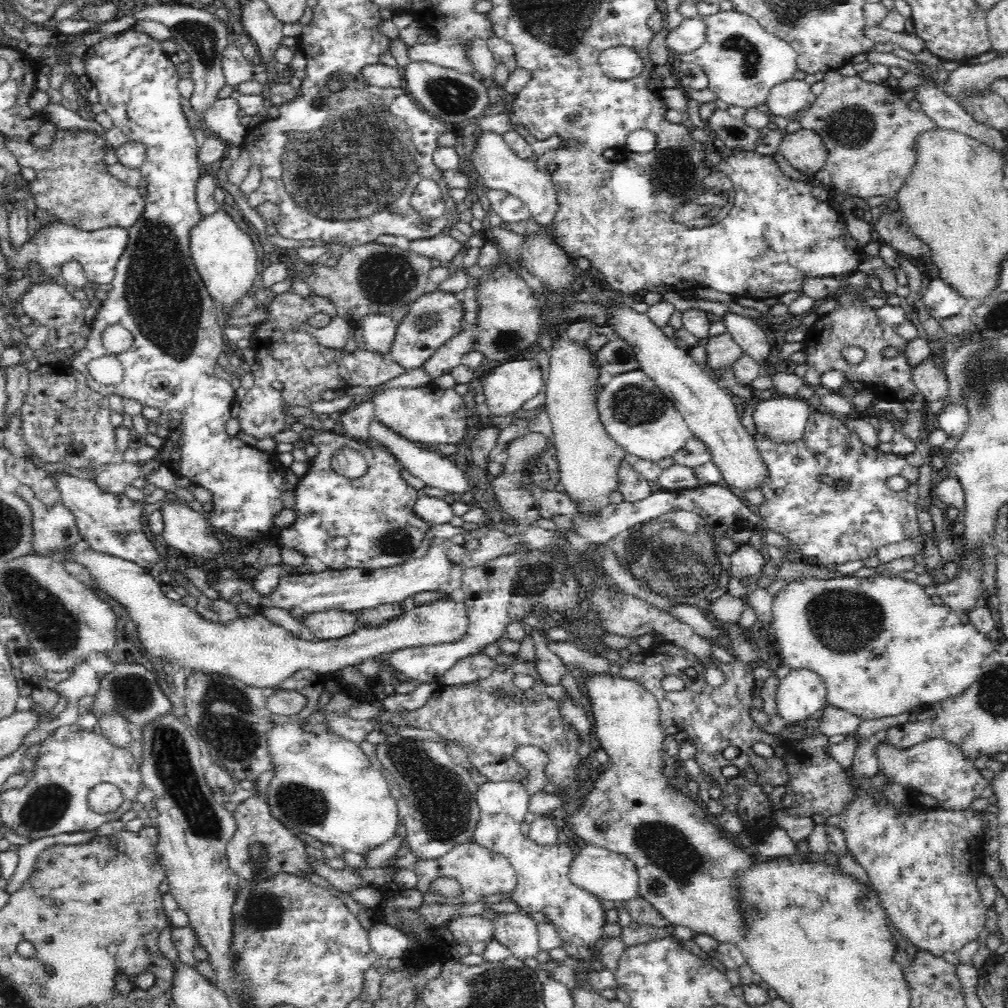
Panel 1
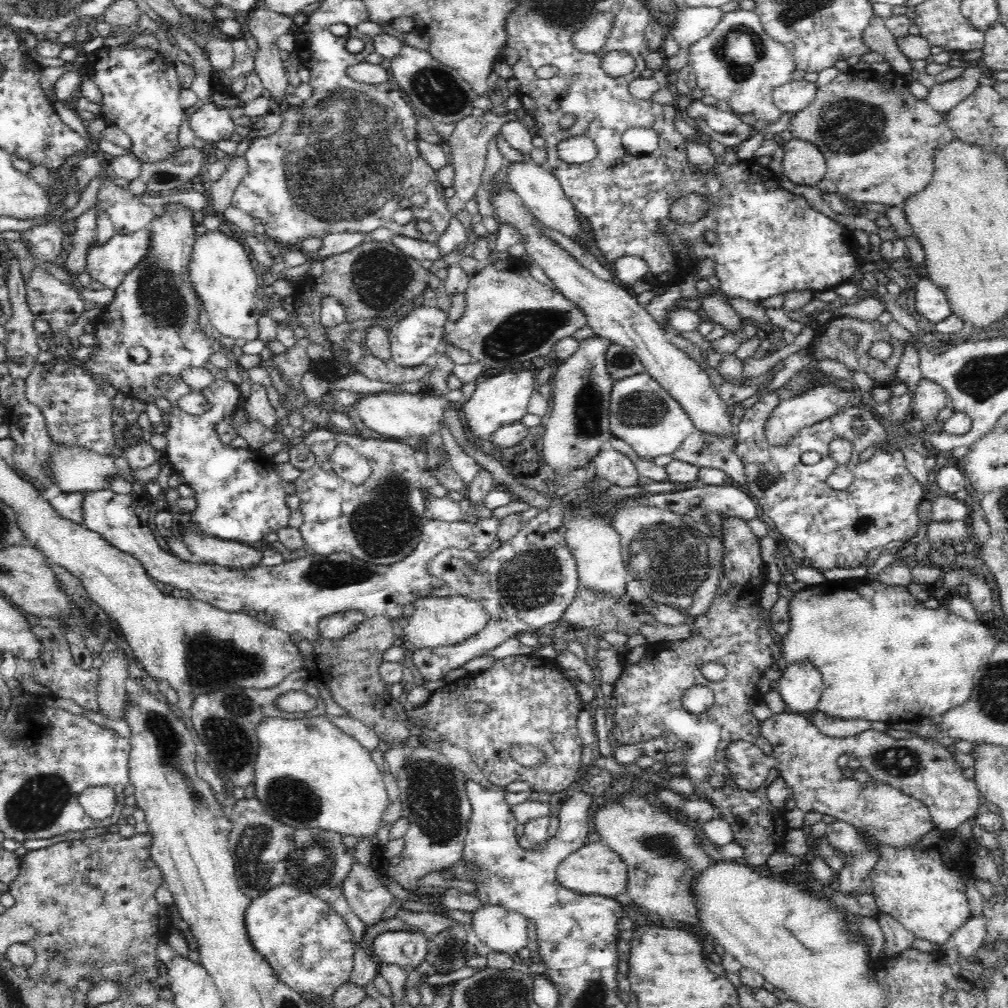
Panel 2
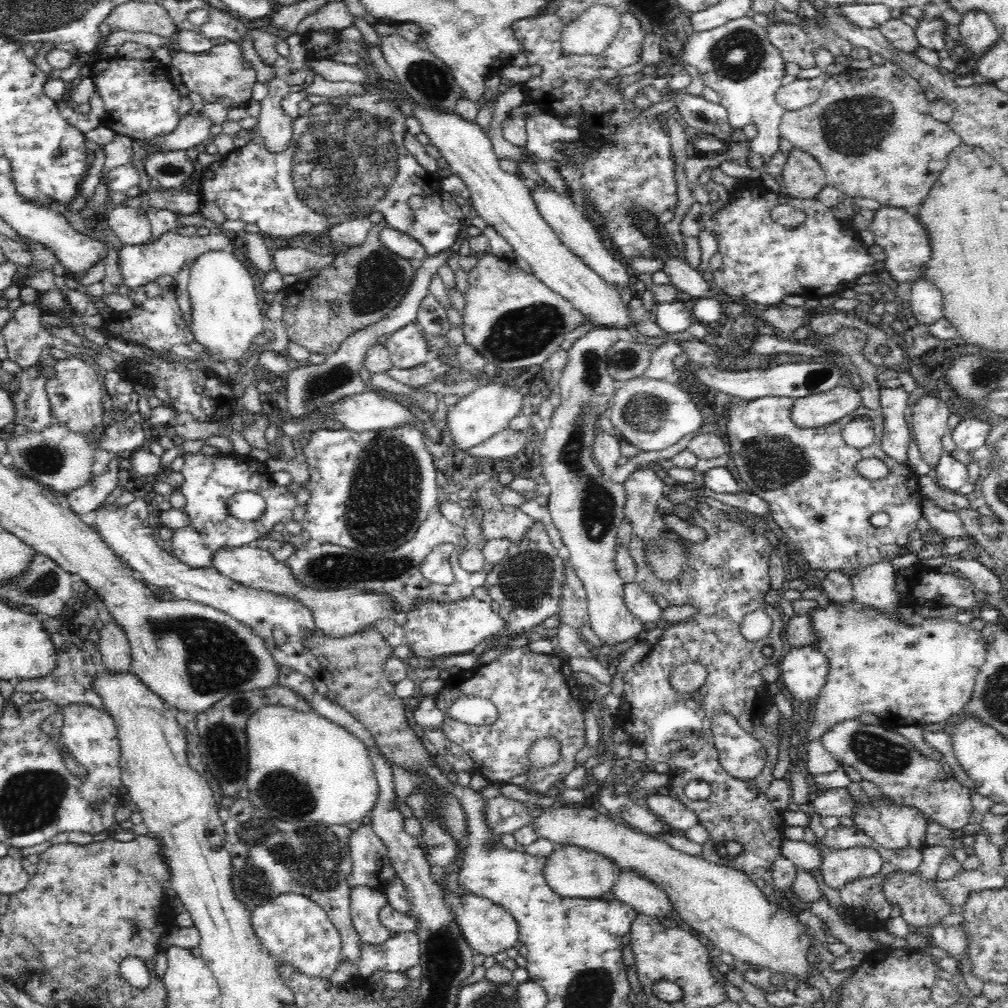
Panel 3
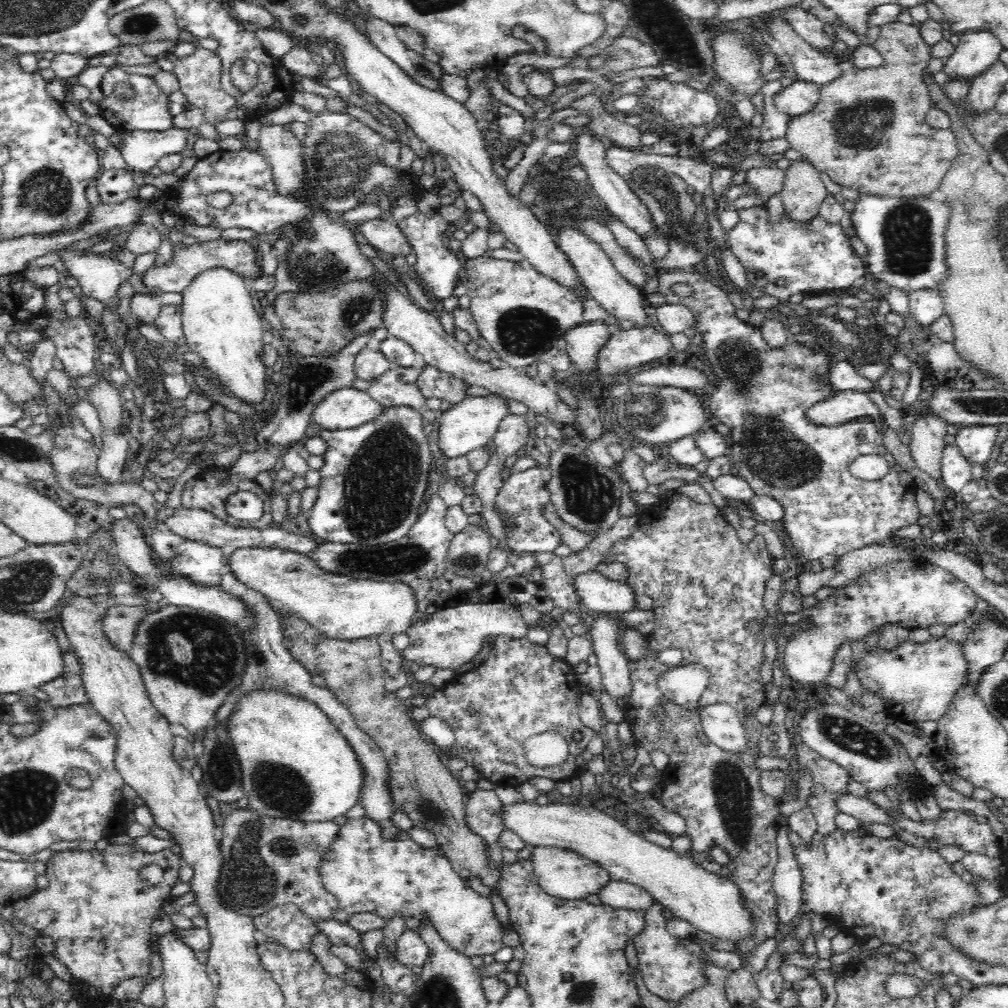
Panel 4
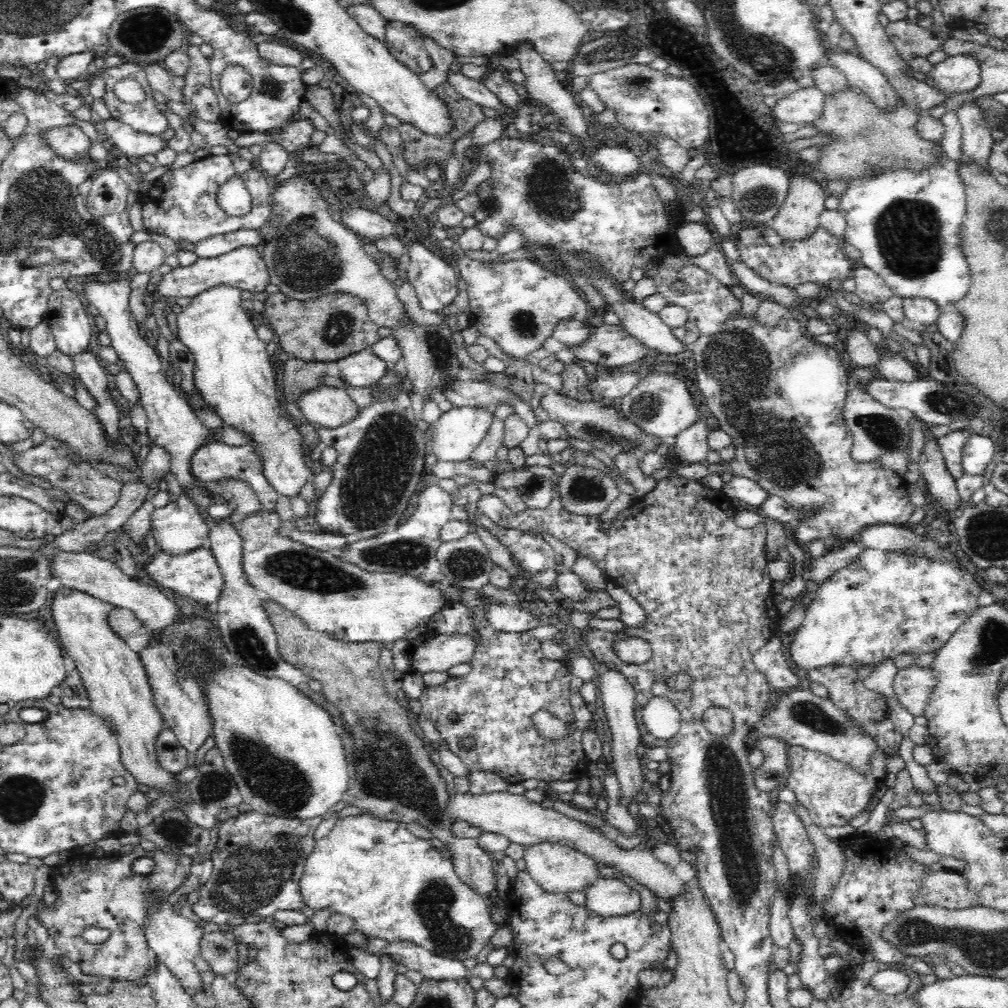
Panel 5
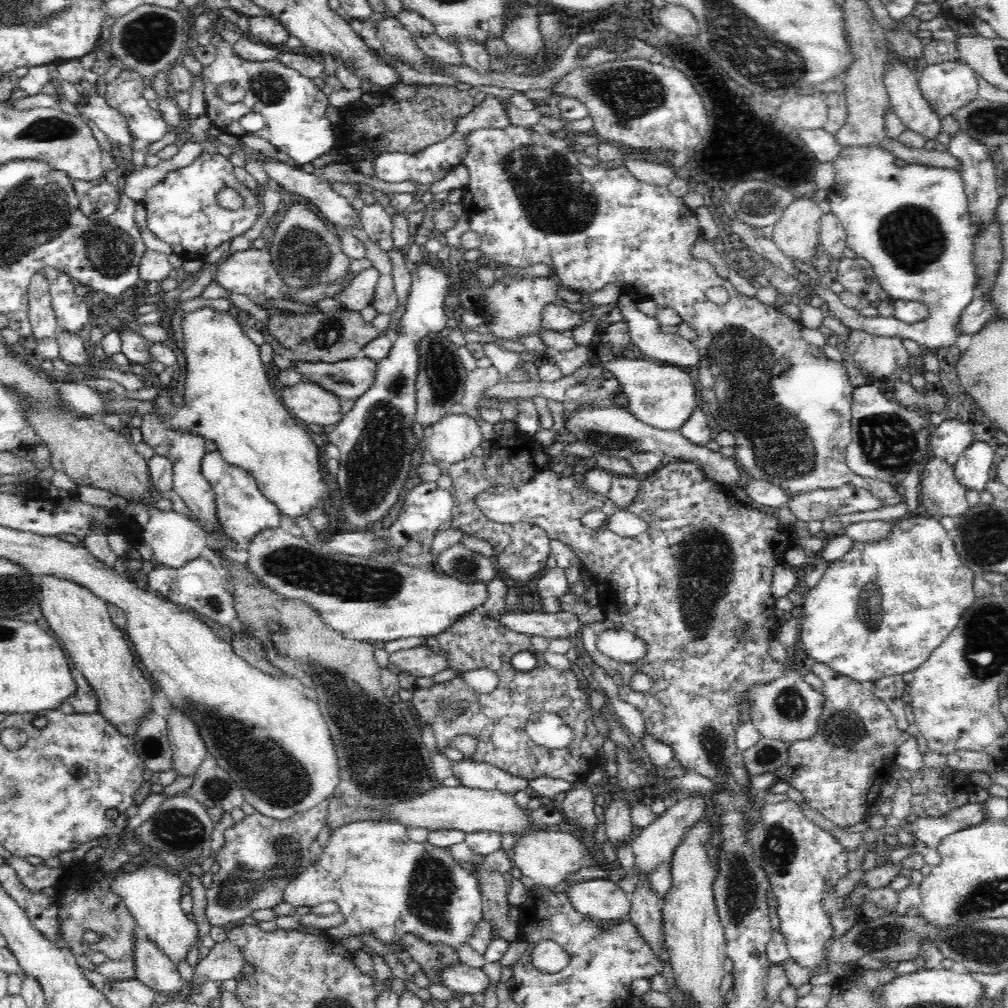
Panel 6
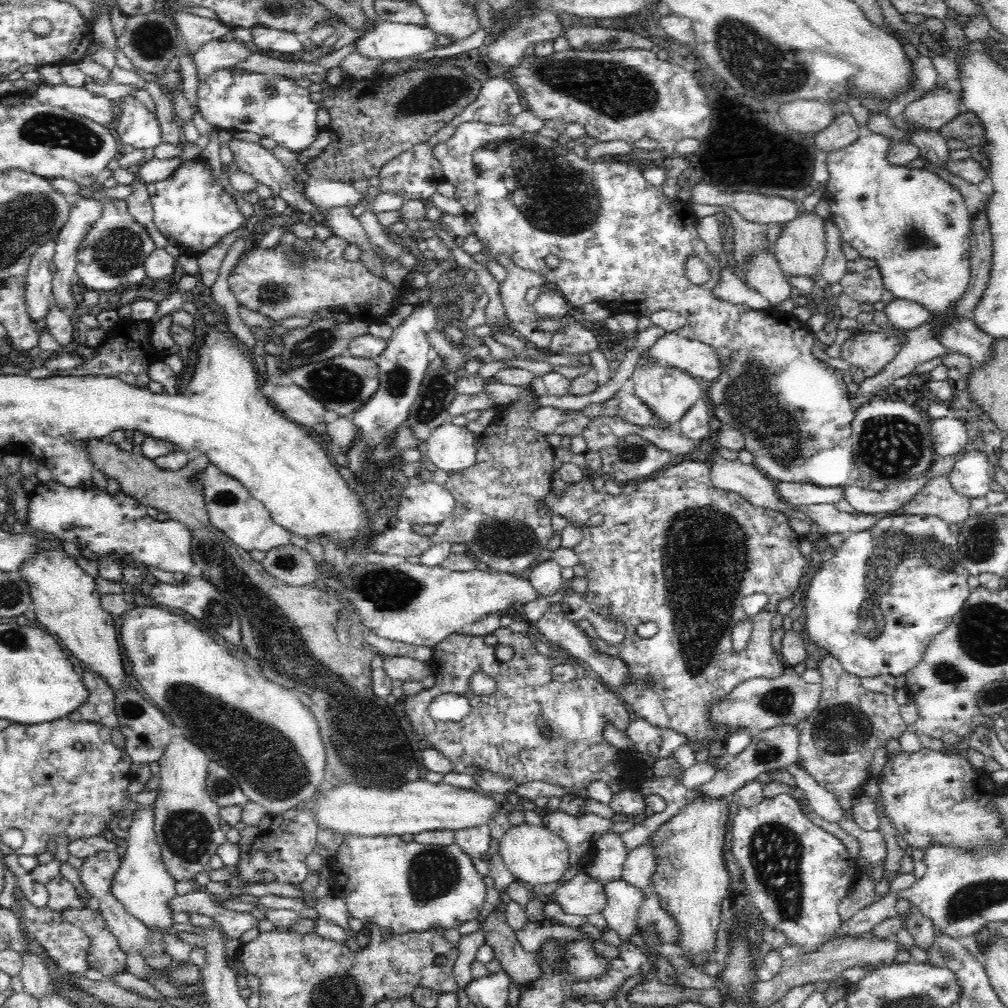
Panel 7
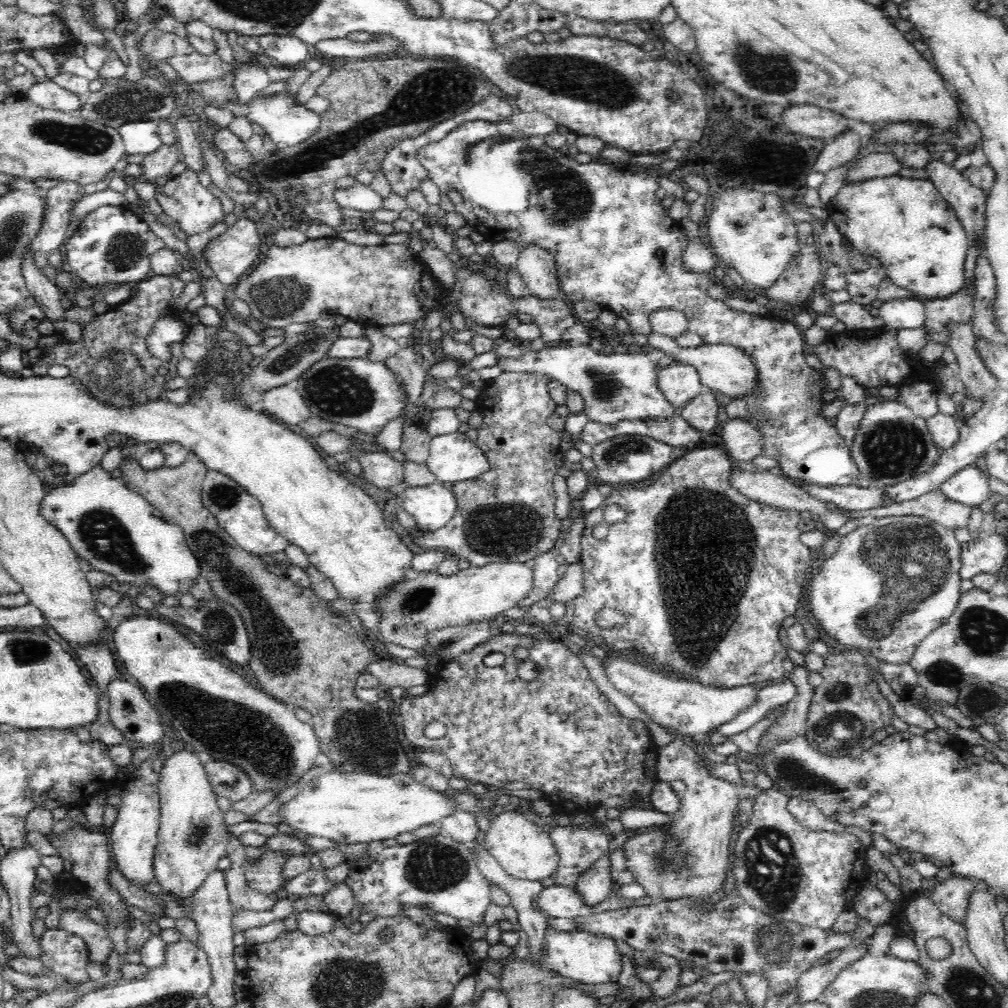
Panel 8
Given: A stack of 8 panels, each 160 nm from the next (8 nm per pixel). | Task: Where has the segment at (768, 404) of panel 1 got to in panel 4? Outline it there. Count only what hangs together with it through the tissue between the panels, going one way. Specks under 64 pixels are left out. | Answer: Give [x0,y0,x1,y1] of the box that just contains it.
[806,392,886,436]

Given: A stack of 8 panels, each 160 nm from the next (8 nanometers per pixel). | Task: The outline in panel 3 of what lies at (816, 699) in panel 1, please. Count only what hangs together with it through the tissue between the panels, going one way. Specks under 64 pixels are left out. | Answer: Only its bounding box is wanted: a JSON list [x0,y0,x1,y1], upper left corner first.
[779,647,828,703]

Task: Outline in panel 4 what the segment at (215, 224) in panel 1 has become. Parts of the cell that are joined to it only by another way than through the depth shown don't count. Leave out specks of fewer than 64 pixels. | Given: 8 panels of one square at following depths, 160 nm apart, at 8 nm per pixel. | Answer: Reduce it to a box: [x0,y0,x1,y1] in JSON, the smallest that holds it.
[181,269,266,402]

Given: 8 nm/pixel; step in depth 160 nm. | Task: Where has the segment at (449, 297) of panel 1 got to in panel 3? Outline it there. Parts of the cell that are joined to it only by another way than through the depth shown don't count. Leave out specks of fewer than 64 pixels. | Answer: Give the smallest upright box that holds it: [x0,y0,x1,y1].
[384,320,429,369]

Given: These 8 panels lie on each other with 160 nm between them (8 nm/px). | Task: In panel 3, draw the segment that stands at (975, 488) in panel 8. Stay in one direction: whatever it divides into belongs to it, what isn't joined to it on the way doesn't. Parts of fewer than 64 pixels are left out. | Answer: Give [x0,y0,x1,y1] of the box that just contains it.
[950,417,990,454]

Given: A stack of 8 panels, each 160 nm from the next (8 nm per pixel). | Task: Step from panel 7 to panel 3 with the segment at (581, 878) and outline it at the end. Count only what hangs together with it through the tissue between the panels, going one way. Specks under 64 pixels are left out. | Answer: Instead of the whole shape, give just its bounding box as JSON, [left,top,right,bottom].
[611,870,675,919]

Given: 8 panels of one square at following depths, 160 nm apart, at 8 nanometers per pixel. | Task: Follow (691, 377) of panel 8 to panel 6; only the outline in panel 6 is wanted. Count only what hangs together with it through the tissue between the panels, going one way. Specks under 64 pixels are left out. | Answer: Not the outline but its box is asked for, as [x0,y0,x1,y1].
[601,354,696,430]

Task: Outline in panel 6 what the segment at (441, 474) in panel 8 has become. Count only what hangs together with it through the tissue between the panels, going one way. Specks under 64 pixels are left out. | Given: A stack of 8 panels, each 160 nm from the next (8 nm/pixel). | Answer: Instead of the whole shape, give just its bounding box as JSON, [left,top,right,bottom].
[425,413,482,465]

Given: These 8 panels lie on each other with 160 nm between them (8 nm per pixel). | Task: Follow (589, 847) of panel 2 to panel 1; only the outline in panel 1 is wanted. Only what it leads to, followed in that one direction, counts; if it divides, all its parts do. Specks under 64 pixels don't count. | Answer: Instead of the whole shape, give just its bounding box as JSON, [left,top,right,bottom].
[568,845,640,902]

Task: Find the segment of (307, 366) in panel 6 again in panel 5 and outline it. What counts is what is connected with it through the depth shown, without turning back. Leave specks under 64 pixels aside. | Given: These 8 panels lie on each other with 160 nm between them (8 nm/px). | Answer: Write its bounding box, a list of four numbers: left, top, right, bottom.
[336,347,390,389]

